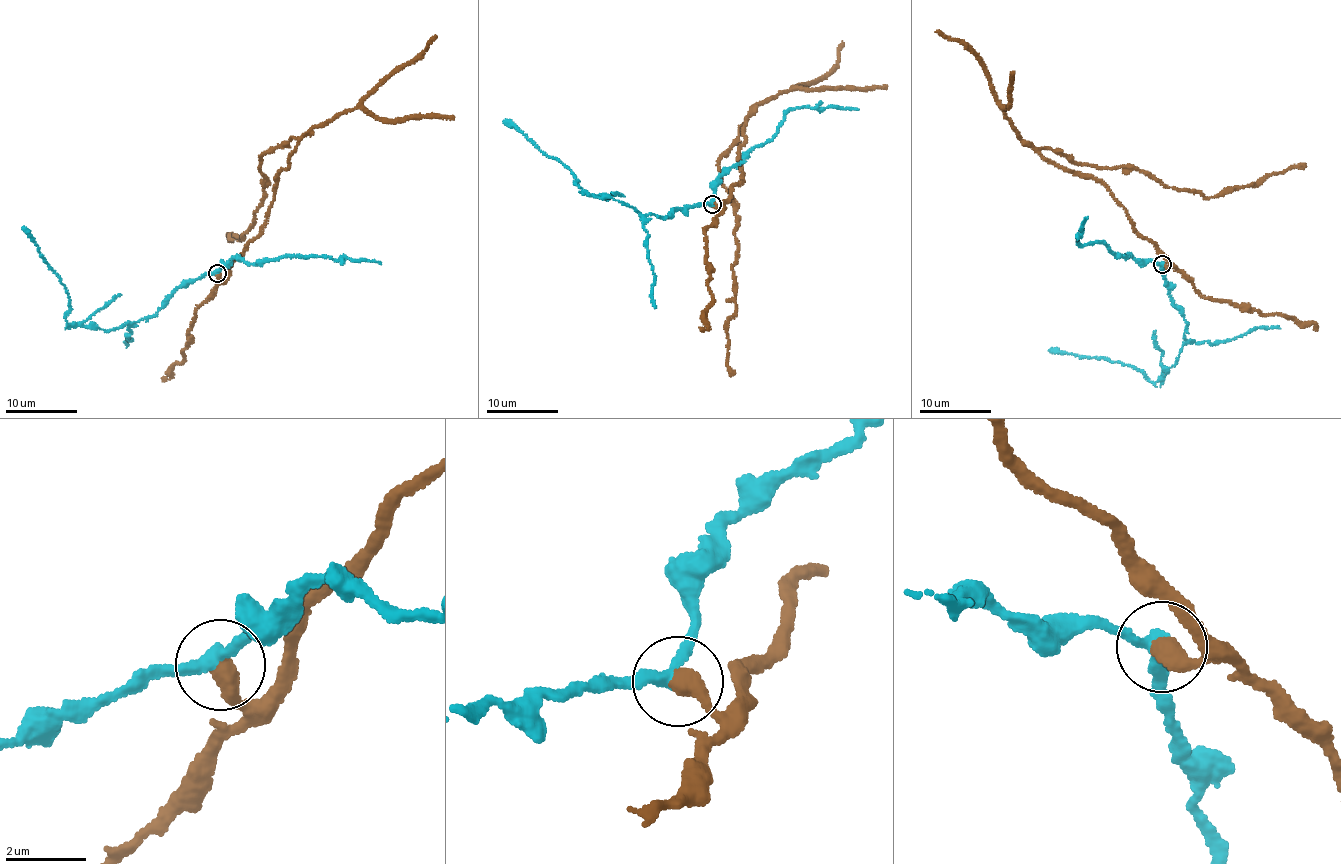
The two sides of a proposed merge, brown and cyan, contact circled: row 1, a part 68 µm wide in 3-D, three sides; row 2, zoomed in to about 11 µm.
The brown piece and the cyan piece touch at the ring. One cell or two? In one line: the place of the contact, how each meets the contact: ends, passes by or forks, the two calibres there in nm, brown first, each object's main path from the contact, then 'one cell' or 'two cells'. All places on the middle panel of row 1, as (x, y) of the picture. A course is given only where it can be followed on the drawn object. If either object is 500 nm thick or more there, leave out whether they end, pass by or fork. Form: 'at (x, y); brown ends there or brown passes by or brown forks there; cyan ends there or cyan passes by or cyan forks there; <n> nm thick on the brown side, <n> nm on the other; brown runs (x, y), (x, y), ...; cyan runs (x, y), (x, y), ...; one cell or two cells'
at (712, 204); 500 nm thick on the brown side, 320 nm on the other; brown runs (712, 204), (723, 207), (740, 182), (745, 120), (738, 142), (718, 164), (737, 229), (731, 376); cyan runs (710, 204), (684, 207), (662, 217), (639, 214), (611, 198), (585, 194), (565, 164), (503, 121); two cells

